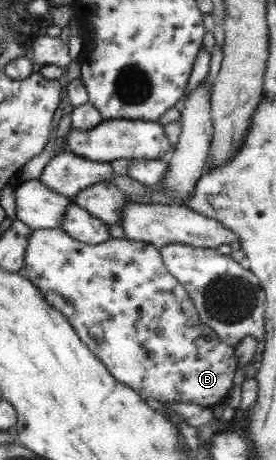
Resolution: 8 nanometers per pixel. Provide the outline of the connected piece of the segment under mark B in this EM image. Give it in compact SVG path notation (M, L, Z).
M61 227L53 229L34 230L28 239L24 253L23 266L26 269L26 278L41 292L46 303L54 310L57 310L74 329L76 336L82 341L82 344L94 353L94 356L105 366L106 371L119 384L132 388L142 401L151 398L161 403L184 403L187 405L199 405L212 408L215 404L225 403L225 397L233 386L232 378L236 370L234 360L234 348L224 344L211 328L202 324L197 317L191 298L186 294L185 288L182 288L178 281L170 276L170 273L164 268L163 260L160 258L159 249L154 248L146 242L128 240L126 238L108 239L100 244L84 244L70 238Z

